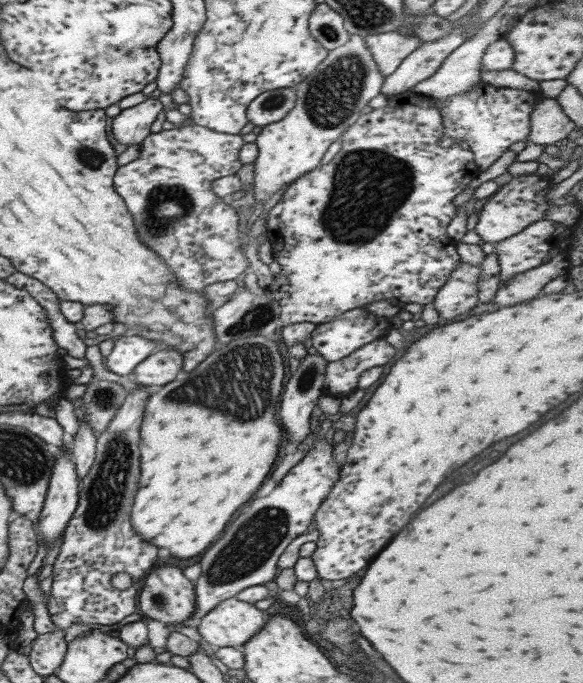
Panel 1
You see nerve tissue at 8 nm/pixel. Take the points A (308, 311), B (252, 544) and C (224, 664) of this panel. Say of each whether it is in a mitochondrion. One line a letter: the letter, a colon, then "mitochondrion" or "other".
A: other
B: mitochondrion
C: other

